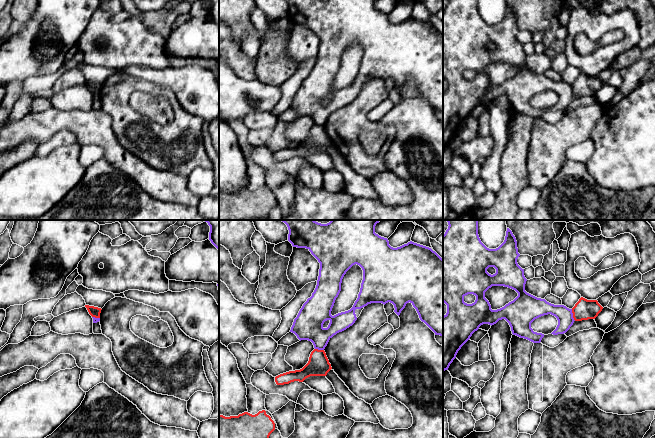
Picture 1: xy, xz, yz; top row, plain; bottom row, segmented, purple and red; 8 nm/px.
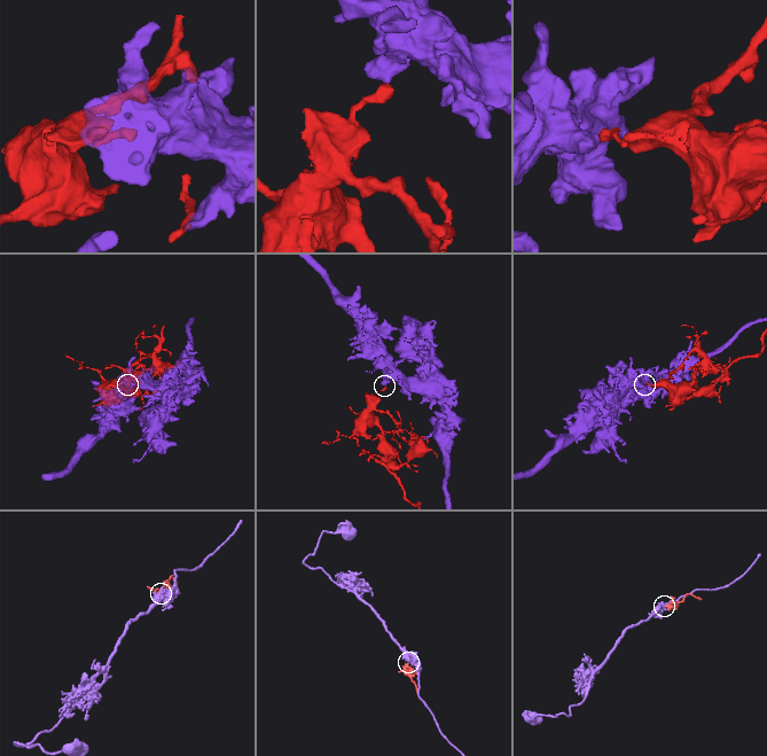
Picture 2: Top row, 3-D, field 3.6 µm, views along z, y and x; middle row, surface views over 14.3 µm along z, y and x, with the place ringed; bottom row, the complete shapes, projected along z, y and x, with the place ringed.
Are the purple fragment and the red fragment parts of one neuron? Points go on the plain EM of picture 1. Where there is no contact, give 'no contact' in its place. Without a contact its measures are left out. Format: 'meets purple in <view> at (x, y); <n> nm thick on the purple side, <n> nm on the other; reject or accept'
meets purple in yz at (572, 91); 140 nm thick on the purple side, 170 nm on the other; reject

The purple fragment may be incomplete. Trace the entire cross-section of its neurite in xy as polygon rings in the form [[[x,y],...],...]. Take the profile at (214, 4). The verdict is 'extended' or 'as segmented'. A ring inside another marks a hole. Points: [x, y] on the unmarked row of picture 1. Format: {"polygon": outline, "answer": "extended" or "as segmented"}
{"polygon": [[[208,0],[210,2],[209,16],[219,26],[219,0]]], "answer": "as segmented"}

